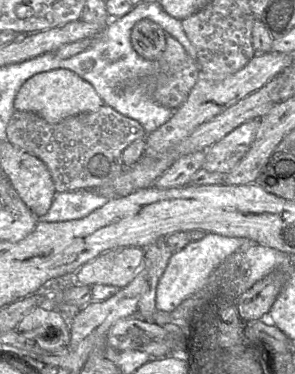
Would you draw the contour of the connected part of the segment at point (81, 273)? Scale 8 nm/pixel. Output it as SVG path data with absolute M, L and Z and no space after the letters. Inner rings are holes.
M125 247L108 251L85 263L75 273L75 282L93 286L113 285L124 288L136 277L144 262L144 251L139 247Z

